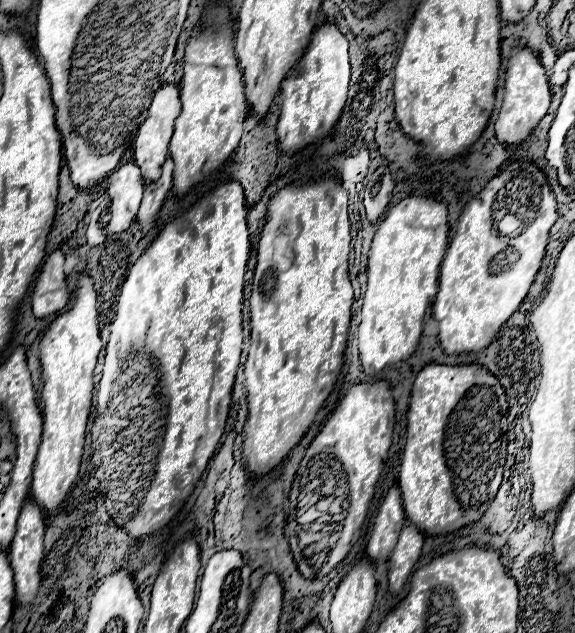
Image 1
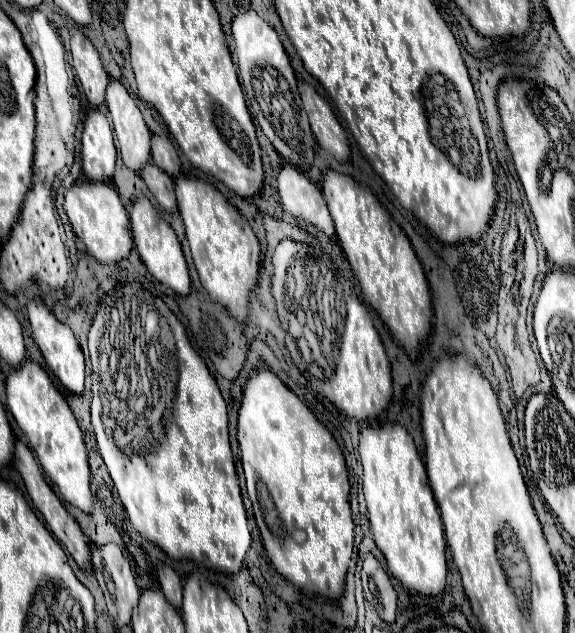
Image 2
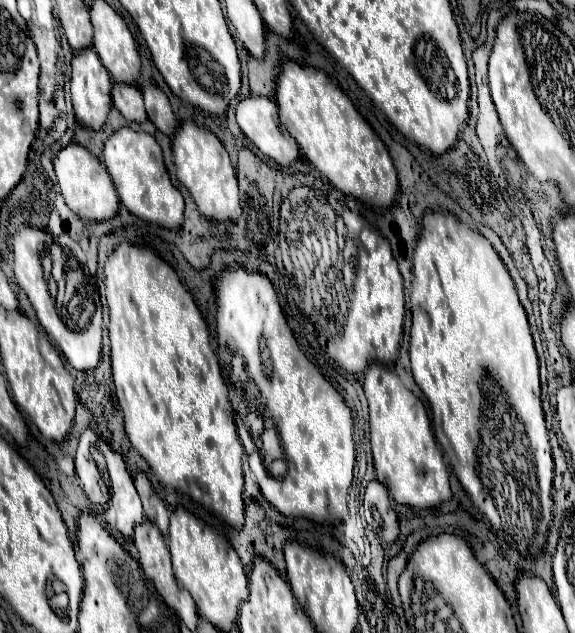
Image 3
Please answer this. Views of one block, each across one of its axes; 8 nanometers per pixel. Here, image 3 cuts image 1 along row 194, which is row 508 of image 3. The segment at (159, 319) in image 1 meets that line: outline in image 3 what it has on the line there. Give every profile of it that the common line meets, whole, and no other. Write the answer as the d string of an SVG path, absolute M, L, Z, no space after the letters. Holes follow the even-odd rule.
M120 244L106 260L106 298L110 310L110 344L112 344L112 378L116 398L124 414L124 430L130 444L148 462L156 480L188 494L206 510L216 514L232 528L244 524L244 474L242 474L242 442L236 432L234 412L228 402L228 388L224 384L218 358L210 348L208 326L196 308L192 296L180 284L176 272L152 250ZM162 336L162 364L152 358L152 338Z

